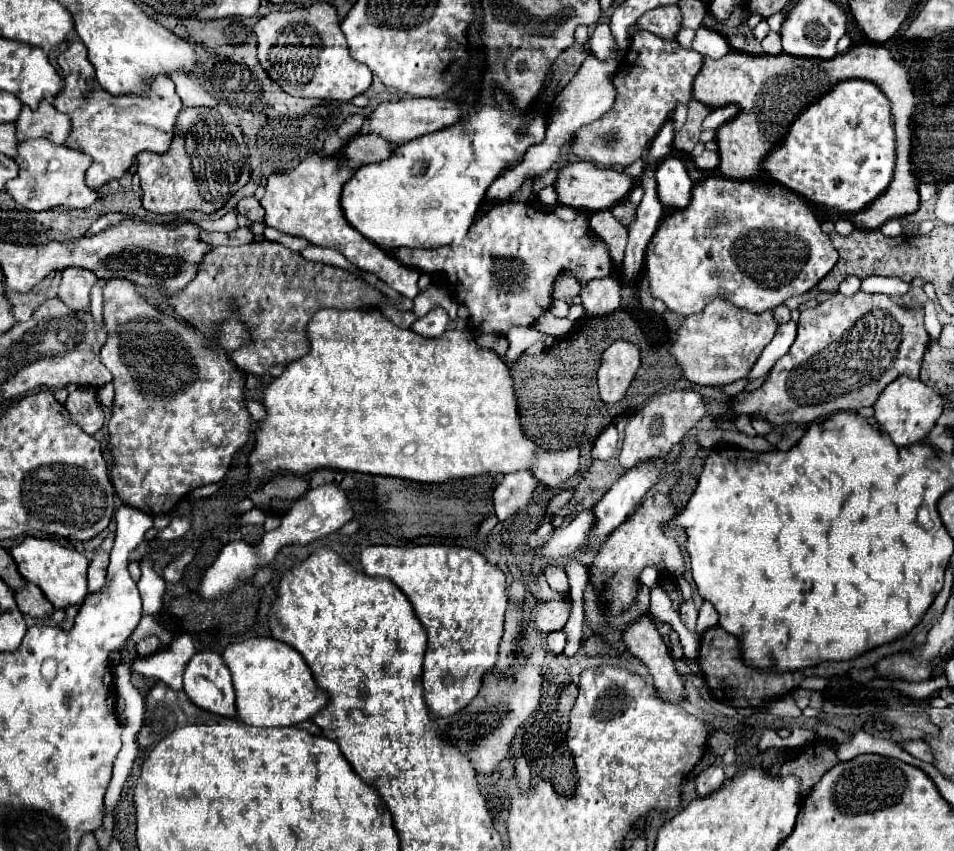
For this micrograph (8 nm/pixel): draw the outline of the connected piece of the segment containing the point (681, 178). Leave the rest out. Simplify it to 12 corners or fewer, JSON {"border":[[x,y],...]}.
{"border":[[680,158],[656,168],[658,198],[666,210],[682,210],[692,180]]}

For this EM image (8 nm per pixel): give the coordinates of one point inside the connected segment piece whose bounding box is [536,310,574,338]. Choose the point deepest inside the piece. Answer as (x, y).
(549, 324)

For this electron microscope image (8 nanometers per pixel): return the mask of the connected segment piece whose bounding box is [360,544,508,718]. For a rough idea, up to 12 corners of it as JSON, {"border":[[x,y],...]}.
{"border":[[368,546],[428,634],[430,712],[498,660],[506,576],[460,546]]}

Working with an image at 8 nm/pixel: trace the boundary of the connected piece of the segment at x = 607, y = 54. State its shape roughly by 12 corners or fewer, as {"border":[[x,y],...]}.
{"border":[[598,24],[588,40],[596,58],[612,58],[616,52],[608,24]]}

